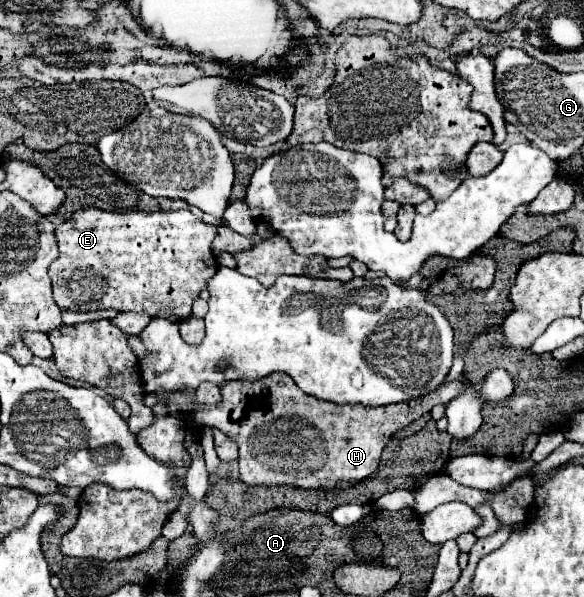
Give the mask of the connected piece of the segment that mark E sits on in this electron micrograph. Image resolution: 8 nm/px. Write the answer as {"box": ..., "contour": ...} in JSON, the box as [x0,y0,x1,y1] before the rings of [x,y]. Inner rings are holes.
{"box":[49,208,217,322],"contour":[[[83,208],[71,214],[65,222],[57,224],[55,238],[59,256],[49,266],[53,282],[53,298],[61,310],[91,312],[91,310],[117,310],[117,312],[147,312],[151,318],[165,318],[181,322],[191,316],[193,300],[207,288],[207,282],[217,272],[217,260],[211,242],[217,236],[215,224],[205,224],[189,210],[123,210],[107,212],[99,208]]]}

